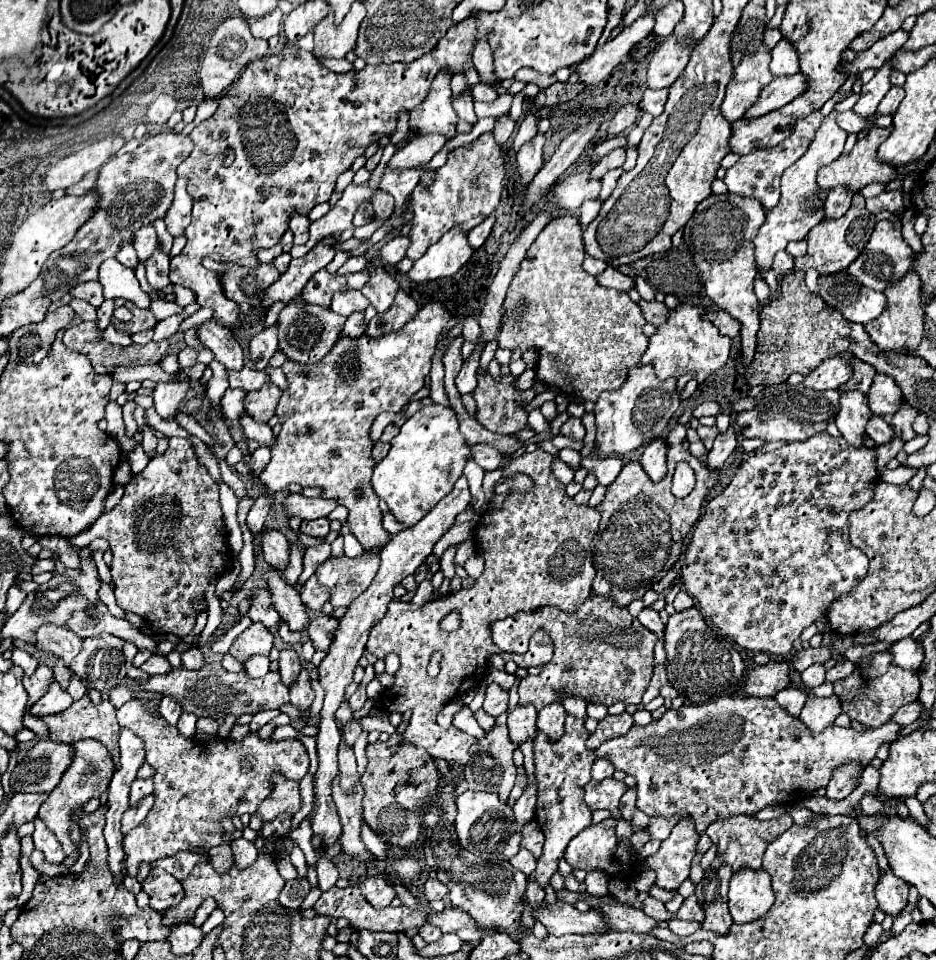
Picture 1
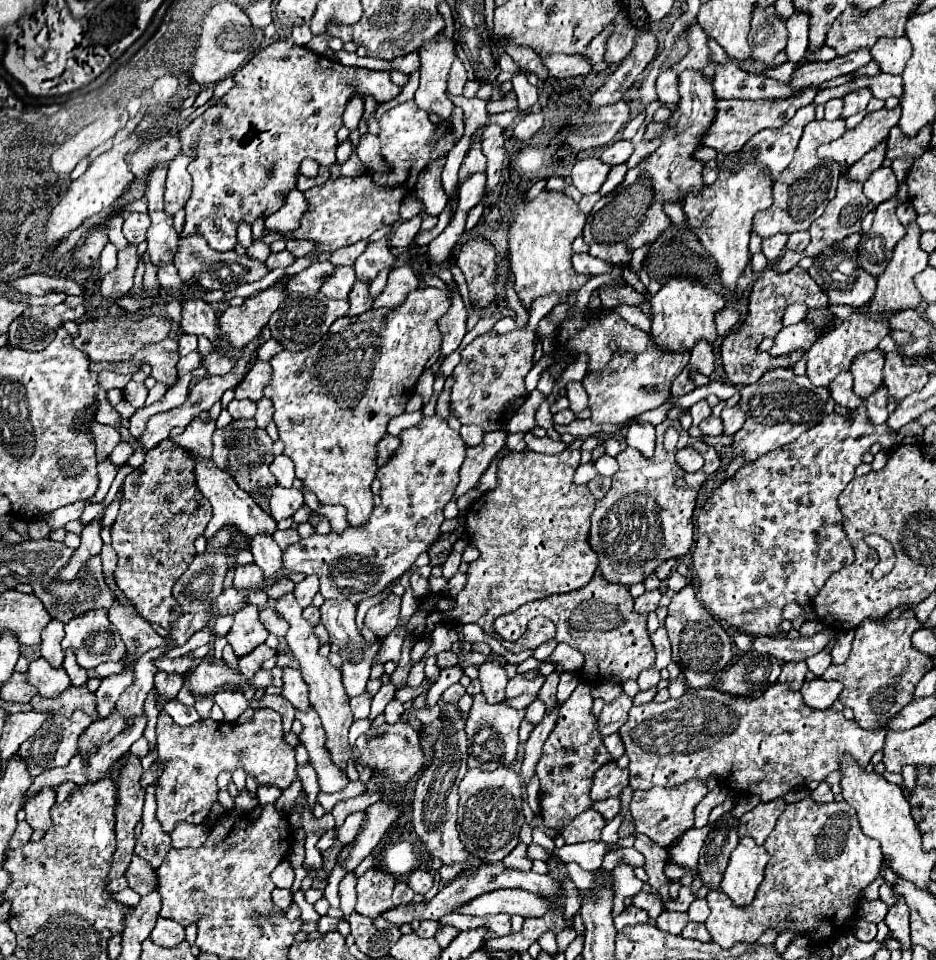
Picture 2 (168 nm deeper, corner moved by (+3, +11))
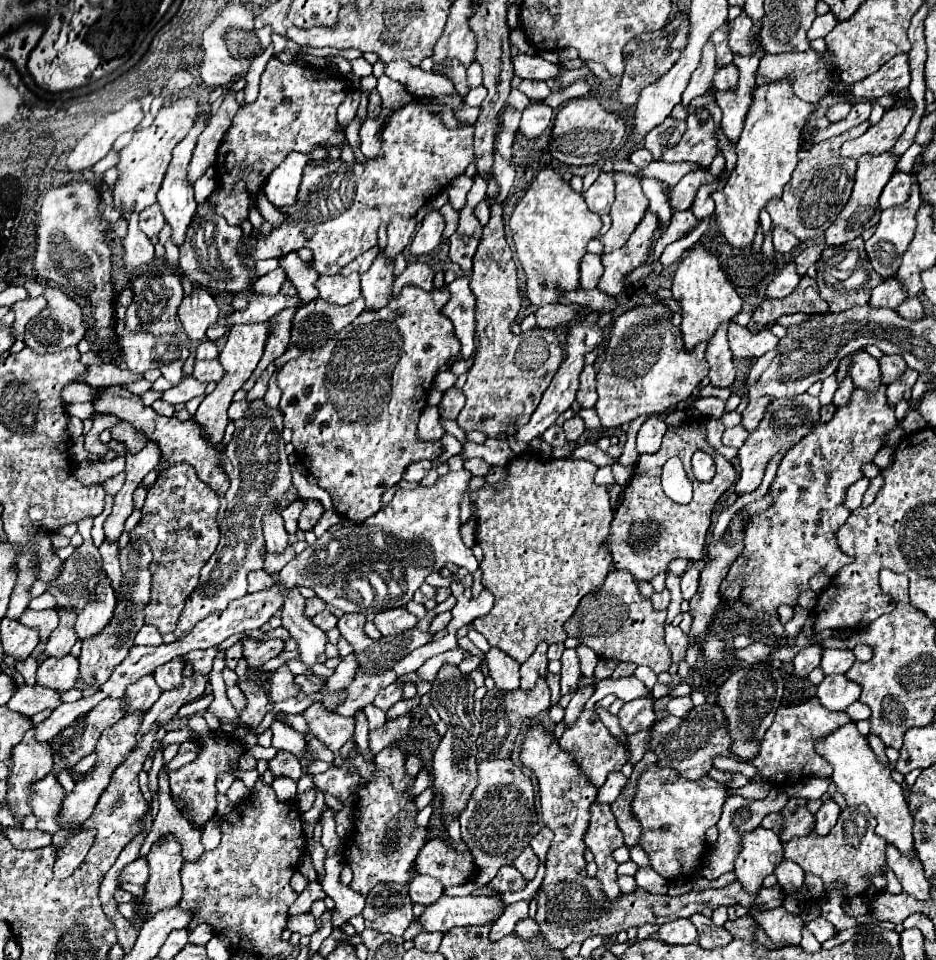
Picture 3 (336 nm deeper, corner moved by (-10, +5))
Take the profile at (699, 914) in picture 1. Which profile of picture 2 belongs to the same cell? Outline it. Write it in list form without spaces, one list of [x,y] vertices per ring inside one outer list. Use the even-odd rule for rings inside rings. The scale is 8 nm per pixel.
[[[696,899],[696,901],[690,905],[688,915],[690,915],[690,921],[704,921],[704,919],[710,915],[708,901],[706,901],[706,899]]]

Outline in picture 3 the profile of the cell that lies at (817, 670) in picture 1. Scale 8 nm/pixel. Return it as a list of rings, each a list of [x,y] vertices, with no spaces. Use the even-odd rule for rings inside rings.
[[[825,649],[821,657],[821,669],[825,675],[837,675],[845,673],[855,661],[855,655],[851,649]]]

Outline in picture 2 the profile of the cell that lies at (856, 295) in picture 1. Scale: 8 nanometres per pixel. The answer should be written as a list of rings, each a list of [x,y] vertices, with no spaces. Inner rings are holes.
[[[854,233],[850,237],[846,237],[846,241],[842,241],[842,245],[838,243],[836,247],[824,249],[816,259],[814,265],[808,269],[810,277],[820,285],[820,289],[824,293],[828,293],[830,303],[834,305],[850,305],[850,307],[862,307],[868,305],[874,297],[874,289],[876,289],[876,279],[866,273],[862,269],[862,265],[858,265],[858,257],[856,257],[856,245],[860,241],[860,233]]]

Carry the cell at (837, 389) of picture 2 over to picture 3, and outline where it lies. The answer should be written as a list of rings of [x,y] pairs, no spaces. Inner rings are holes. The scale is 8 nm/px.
[[[847,377],[847,379],[843,379],[841,383],[839,383],[839,389],[837,389],[837,393],[835,393],[835,397],[833,397],[833,405],[835,407],[843,407],[847,401],[849,401],[849,397],[851,397],[851,391],[853,391],[853,381],[851,381],[851,377]]]

